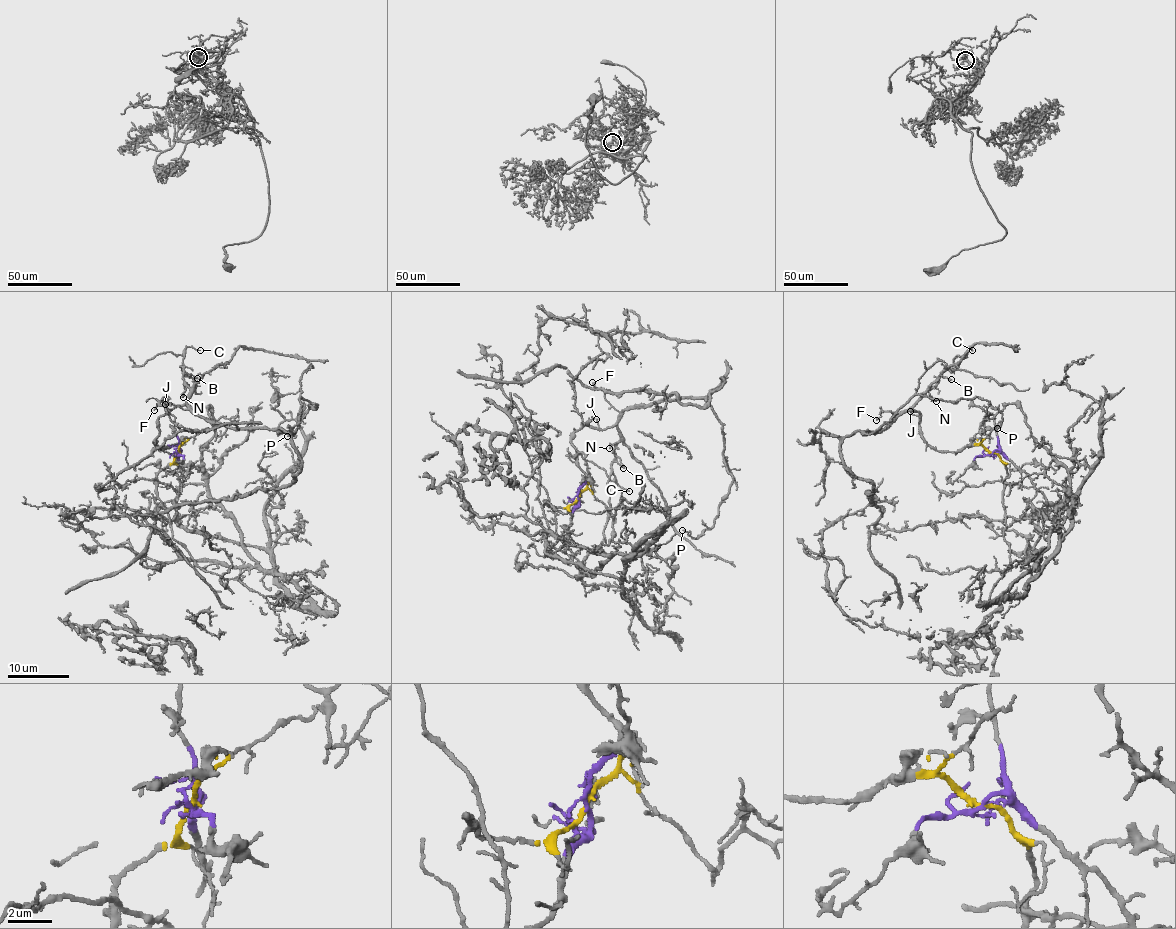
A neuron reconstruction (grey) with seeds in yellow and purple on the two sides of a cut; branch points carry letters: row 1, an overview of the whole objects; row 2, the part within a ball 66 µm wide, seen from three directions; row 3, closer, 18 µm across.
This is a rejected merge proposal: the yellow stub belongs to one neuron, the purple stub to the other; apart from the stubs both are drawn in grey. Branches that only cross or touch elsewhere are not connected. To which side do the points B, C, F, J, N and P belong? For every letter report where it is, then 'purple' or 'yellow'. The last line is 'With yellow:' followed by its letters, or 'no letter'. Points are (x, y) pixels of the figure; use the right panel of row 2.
B: place (951, 379); yellow
C: place (972, 350); yellow
F: place (876, 420); yellow
J: place (910, 411); yellow
N: place (936, 401); yellow
P: place (997, 428); yellow
With yellow: B, C, F, J, N, P

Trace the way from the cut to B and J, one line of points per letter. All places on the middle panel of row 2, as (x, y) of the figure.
B: (578, 497), (587, 473), (571, 438), (585, 424), (618, 428), (613, 451), (624, 468)
J: (578, 497), (587, 487), (587, 473), (578, 464), (578, 452), (571, 438), (585, 424), (597, 426), (597, 419)

